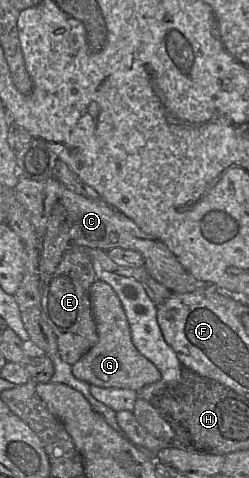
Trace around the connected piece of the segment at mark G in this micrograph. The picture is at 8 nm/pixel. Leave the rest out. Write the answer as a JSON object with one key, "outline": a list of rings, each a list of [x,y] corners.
{"outline":[[[98,279],[90,288],[90,300],[98,340],[79,361],[71,366],[73,376],[90,386],[130,389],[136,392],[144,386],[160,381],[159,370],[133,345],[127,316],[114,289],[108,283]]]}

